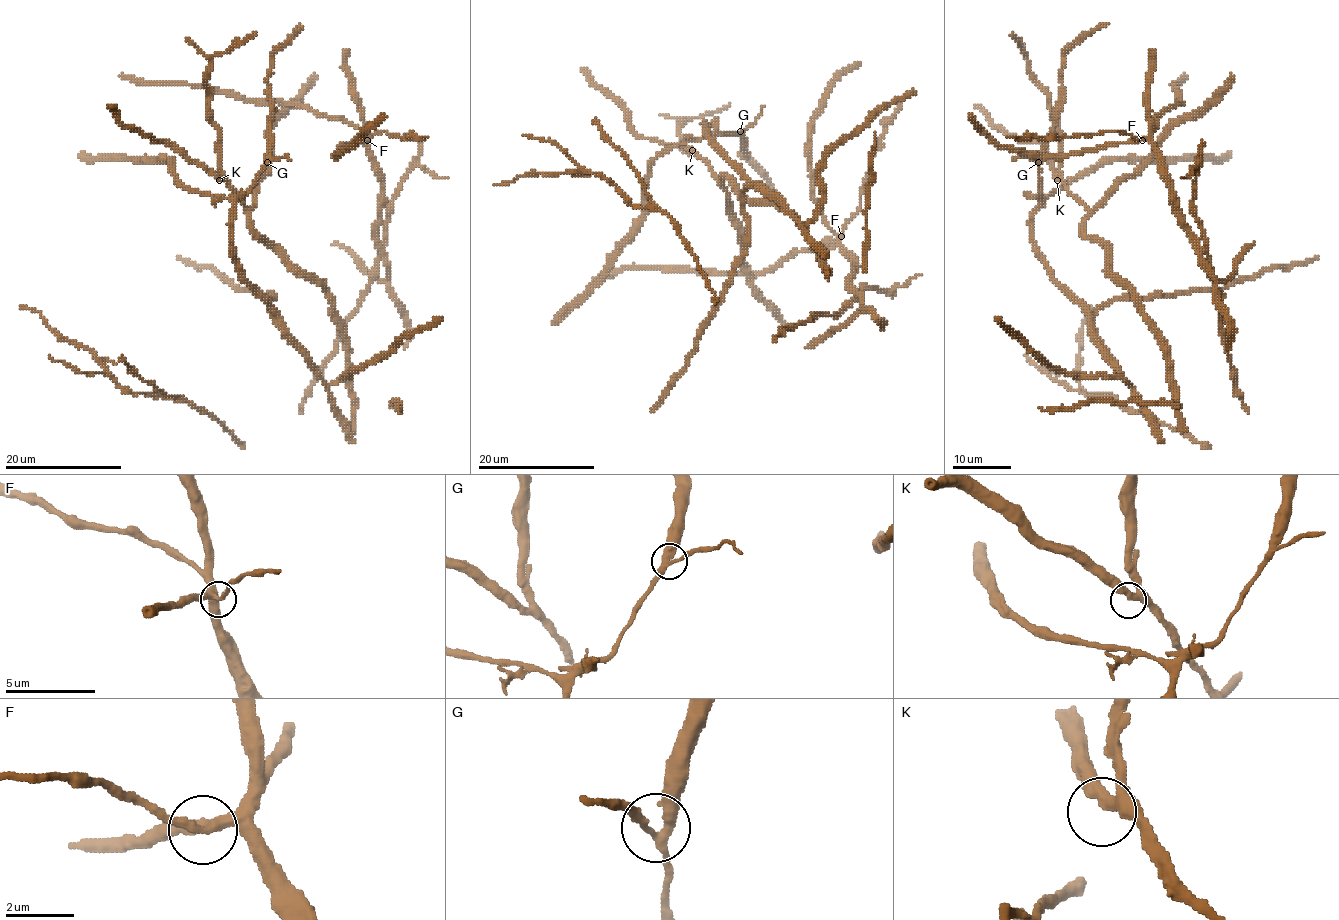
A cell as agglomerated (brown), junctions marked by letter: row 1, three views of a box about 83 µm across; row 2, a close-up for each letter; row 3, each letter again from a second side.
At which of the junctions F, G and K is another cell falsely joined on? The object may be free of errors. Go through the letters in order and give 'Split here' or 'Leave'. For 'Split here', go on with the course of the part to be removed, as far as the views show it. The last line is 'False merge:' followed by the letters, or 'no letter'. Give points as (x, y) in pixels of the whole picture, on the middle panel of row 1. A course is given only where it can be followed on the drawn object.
F: Leave
G: Leave
K: Leave
False merge: no letter

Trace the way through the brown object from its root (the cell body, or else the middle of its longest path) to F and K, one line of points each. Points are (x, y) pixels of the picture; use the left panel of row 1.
F: (348, 123), (353, 123), (367, 141)
K: (348, 123), (296, 104), (278, 104), (268, 171), (258, 181), (255, 202), (248, 209), (219, 180)

